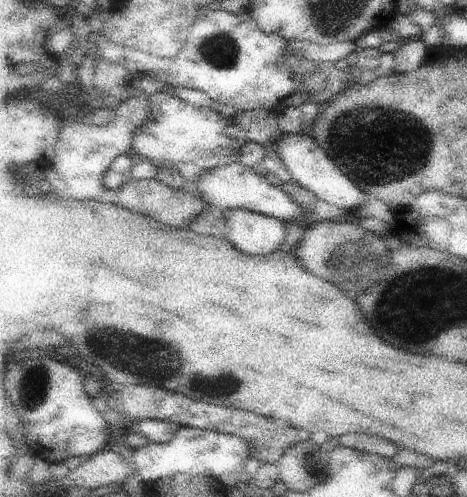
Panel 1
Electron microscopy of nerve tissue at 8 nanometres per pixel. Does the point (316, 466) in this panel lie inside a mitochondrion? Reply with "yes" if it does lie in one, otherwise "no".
yes

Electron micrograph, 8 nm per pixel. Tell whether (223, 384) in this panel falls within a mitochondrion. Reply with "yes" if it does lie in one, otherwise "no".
yes

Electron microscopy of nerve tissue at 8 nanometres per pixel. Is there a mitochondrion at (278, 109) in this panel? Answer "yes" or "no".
no

